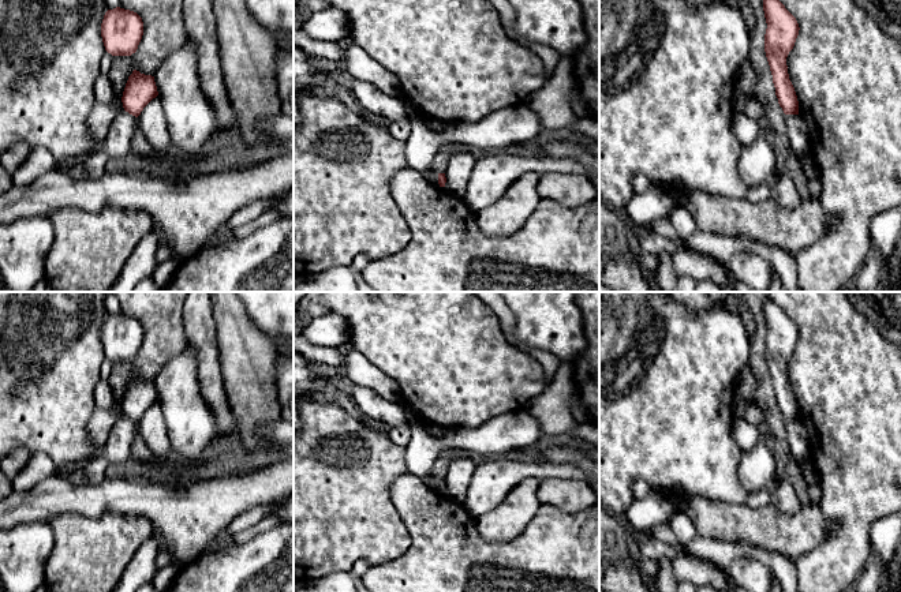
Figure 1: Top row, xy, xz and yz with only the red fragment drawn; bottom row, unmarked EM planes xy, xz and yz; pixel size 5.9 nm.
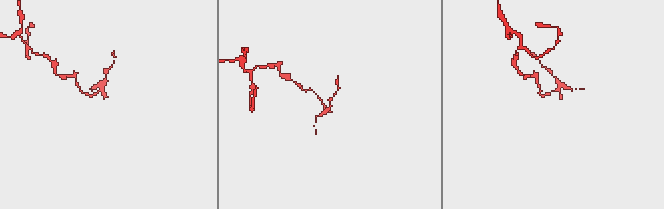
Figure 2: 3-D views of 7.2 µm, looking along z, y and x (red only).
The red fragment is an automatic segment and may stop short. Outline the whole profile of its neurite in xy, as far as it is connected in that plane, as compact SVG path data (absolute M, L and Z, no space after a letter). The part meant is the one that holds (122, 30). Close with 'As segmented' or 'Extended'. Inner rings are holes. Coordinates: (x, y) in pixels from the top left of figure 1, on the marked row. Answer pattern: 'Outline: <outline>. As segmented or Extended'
Outline: M108 10L101 23L105 50L112 56L131 56L137 52L143 35L142 18L130 10Z. As segmented

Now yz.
Outline: M763 0L763 11L767 23L764 52L778 104L785 115L799 115L799 101L786 65L786 57L799 35L799 23L780 0Z. As segmented

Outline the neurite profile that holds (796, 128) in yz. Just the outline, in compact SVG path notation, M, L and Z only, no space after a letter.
M800 115L785 116L785 130L790 157L800 156L808 146L808 128Z

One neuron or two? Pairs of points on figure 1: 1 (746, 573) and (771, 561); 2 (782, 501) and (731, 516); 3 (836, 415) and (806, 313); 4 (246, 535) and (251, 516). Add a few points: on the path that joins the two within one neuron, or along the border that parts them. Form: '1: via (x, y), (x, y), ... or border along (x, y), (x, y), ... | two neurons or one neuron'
1: border along (731, 565), (737, 558), (751, 558), (771, 572) | two neurons
2: border along (771, 502), (787, 513), (793, 513), (802, 505) | two neurons
3: via (836, 389), (836, 343), (832, 338) | one neuron
4: border along (270, 513), (231, 538) | two neurons

